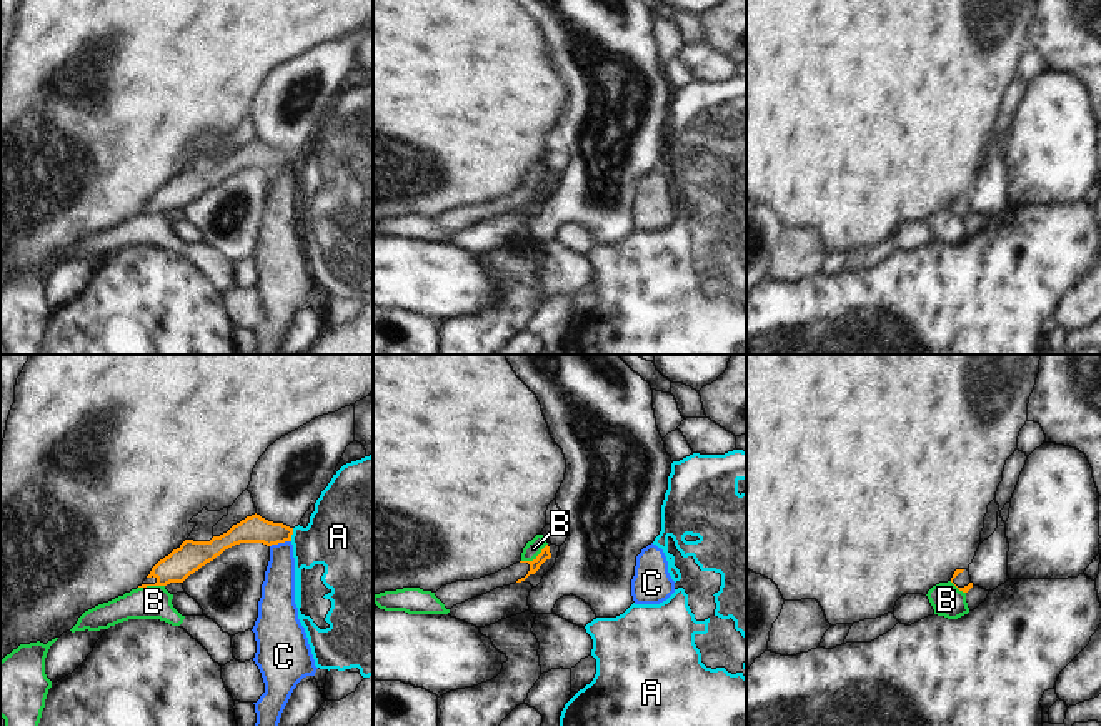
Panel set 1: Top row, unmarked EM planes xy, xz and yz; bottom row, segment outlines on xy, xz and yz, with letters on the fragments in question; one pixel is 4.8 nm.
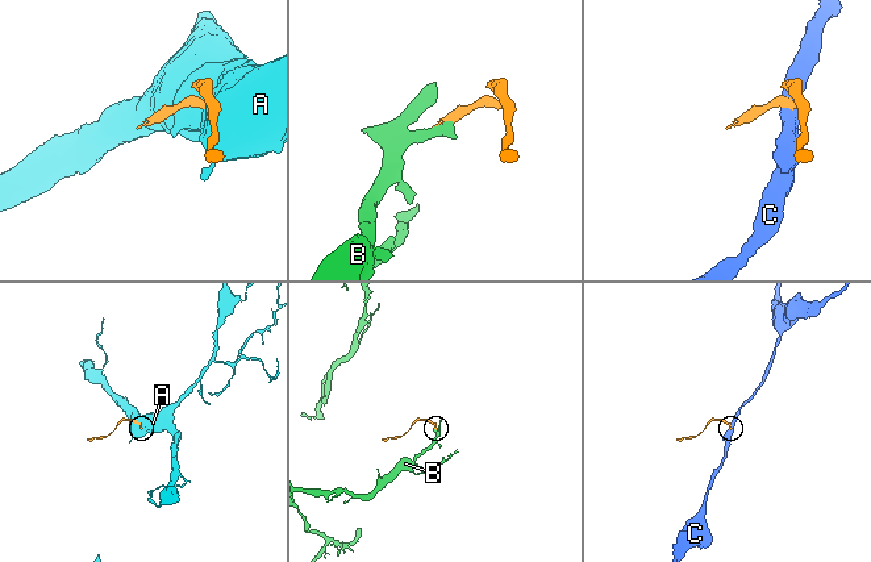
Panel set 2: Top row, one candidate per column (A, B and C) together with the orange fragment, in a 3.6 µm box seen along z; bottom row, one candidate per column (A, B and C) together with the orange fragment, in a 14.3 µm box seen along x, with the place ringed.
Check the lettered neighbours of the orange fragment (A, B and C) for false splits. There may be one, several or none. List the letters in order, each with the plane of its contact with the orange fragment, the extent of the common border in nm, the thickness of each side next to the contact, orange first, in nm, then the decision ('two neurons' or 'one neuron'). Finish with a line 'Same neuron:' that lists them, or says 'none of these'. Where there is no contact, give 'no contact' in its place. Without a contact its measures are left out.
A: meets orange in xy; contact 70 nm long; 130 nm thick on the orange side, 360 nm on the other; two neurons
B: meets orange in xz; contact 160 nm long; 50 nm thick on the orange side, 80 nm on the other; two neurons
C: meets orange in xy; contact 110 nm long; 130 nm thick on the orange side, 160 nm on the other; two neurons
Same neuron: none of these

